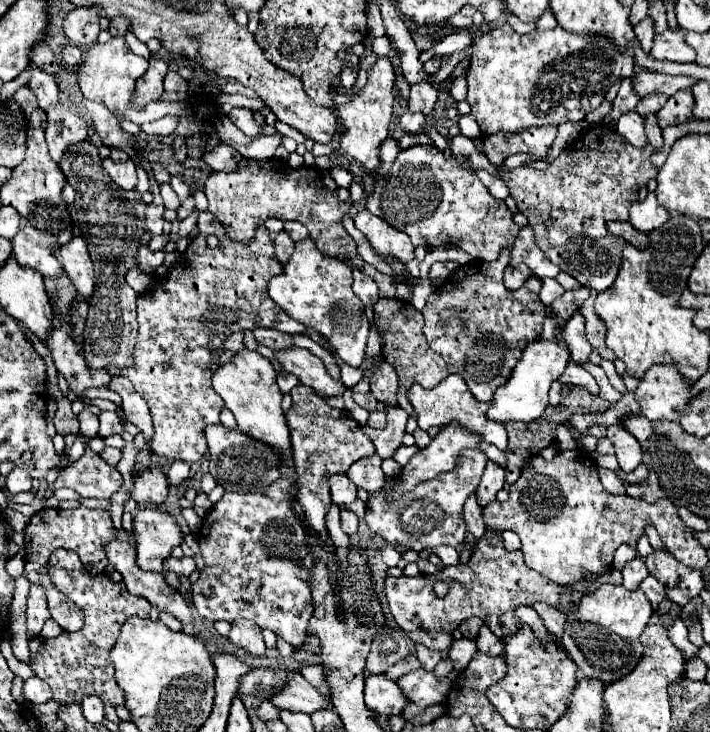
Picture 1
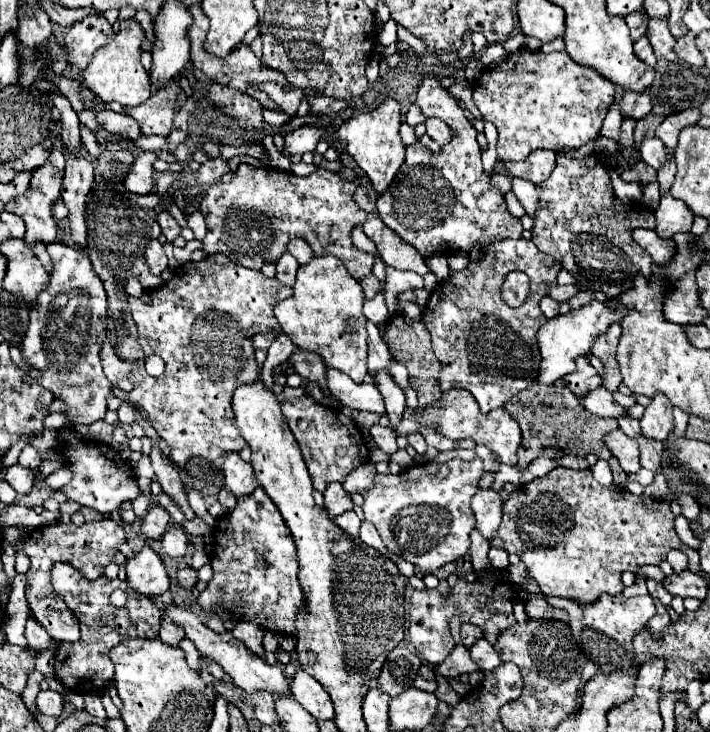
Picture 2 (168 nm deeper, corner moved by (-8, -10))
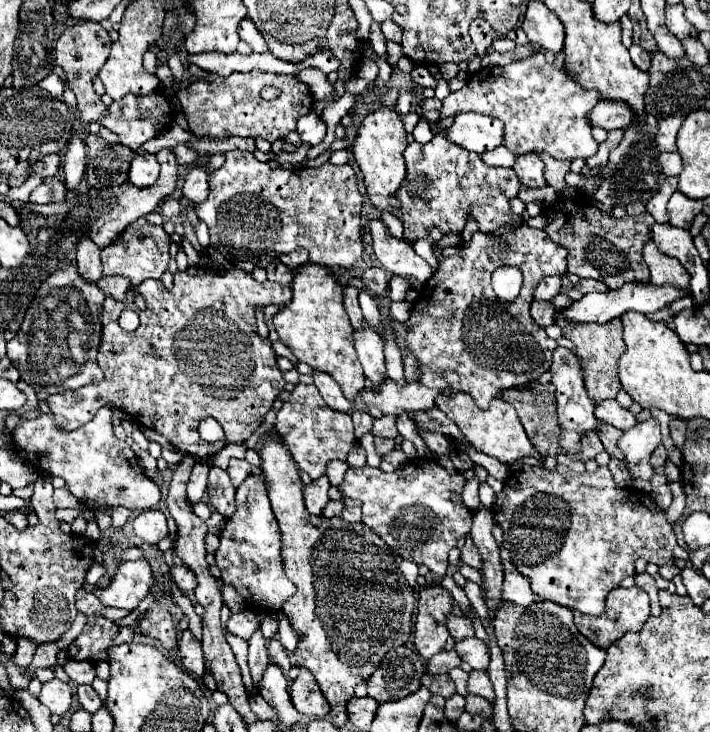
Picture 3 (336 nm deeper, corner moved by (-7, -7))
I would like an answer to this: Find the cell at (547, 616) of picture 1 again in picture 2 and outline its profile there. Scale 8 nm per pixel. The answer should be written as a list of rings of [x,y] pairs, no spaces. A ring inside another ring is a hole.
[[[530,595],[530,599],[524,603],[524,611],[528,617],[550,617],[550,619],[560,619],[564,623],[568,623],[568,613],[564,609],[552,607],[546,599],[538,597],[538,595]]]

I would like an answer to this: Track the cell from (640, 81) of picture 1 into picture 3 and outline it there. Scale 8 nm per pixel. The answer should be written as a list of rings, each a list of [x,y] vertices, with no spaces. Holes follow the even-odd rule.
[[[601,100],[589,120],[593,126],[615,130],[615,128],[627,128],[633,122],[633,116],[635,112],[631,110],[631,106],[623,104],[621,100]]]

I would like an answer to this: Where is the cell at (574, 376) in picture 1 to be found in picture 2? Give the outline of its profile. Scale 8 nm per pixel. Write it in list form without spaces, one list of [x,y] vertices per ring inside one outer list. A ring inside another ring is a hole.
[[[598,387],[596,391],[590,391],[584,399],[582,405],[586,407],[586,411],[590,411],[592,415],[598,417],[614,417],[620,419],[626,415],[626,409],[620,407],[610,391],[604,391],[604,387]]]

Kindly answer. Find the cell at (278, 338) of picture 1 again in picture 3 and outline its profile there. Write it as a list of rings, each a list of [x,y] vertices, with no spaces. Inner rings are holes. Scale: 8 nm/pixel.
[[[313,370],[313,378],[315,378],[315,386],[319,388],[319,392],[329,408],[339,410],[339,412],[351,412],[353,410],[353,402],[343,396],[339,384],[327,372]]]

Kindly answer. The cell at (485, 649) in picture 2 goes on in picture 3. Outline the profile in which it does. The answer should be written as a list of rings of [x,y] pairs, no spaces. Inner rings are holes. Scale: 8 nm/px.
[[[467,638],[459,640],[455,644],[457,654],[461,656],[463,662],[467,662],[473,670],[487,670],[489,668],[489,652],[483,640],[479,638]]]

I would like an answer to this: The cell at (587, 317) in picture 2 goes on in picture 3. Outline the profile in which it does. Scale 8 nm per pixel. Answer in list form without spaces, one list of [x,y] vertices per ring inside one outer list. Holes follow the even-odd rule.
[[[625,284],[619,290],[609,290],[605,294],[587,294],[581,300],[573,302],[567,310],[563,310],[563,318],[569,324],[587,324],[587,322],[595,322],[595,324],[607,324],[613,318],[619,318],[621,314],[633,310],[633,312],[641,312],[641,314],[649,314],[649,312],[657,312],[665,306],[669,306],[673,300],[681,298],[683,292],[677,288],[655,288],[653,284]]]

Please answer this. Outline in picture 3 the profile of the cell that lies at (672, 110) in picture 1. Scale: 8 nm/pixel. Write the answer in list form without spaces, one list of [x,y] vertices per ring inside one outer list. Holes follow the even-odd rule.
[[[669,116],[659,120],[659,132],[657,132],[657,146],[659,150],[667,150],[667,152],[675,152],[677,150],[677,130],[681,126],[683,118],[681,116]]]

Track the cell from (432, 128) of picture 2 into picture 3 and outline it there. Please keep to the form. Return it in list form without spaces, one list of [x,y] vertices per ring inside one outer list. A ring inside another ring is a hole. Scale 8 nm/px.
[[[459,114],[451,128],[445,130],[449,142],[473,150],[485,152],[501,146],[503,142],[503,124],[497,118],[485,114]]]

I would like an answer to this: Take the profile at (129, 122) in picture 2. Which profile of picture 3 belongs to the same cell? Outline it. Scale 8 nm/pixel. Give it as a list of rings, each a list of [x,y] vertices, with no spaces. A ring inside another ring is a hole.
[[[79,22],[73,26],[67,26],[61,38],[55,46],[55,62],[65,70],[67,84],[77,96],[77,110],[81,122],[97,122],[107,116],[107,106],[101,102],[101,98],[95,94],[91,80],[99,74],[101,66],[105,64],[111,50],[111,38],[109,32],[99,22]]]

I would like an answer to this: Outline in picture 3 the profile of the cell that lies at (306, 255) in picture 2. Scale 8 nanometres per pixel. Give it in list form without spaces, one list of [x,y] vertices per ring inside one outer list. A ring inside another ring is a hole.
[[[297,248],[295,252],[291,254],[283,254],[281,256],[281,262],[285,262],[291,270],[297,270],[299,266],[303,266],[305,262],[309,262],[309,252],[305,248]]]

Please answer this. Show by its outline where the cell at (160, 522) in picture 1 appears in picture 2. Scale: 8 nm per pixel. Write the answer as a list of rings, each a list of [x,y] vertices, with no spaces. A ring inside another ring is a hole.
[[[144,547],[140,553],[128,559],[126,581],[128,581],[128,587],[140,597],[162,595],[170,587],[166,567],[150,547]]]

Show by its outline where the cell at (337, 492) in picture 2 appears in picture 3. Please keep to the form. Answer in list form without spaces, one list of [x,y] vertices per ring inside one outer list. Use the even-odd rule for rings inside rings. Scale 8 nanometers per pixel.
[[[321,476],[319,480],[315,480],[313,484],[309,484],[309,486],[305,486],[305,508],[311,512],[311,514],[321,514],[323,512],[323,508],[327,506],[327,502],[329,502],[329,488],[331,488],[331,484],[329,484],[329,480],[327,480],[327,476]]]

